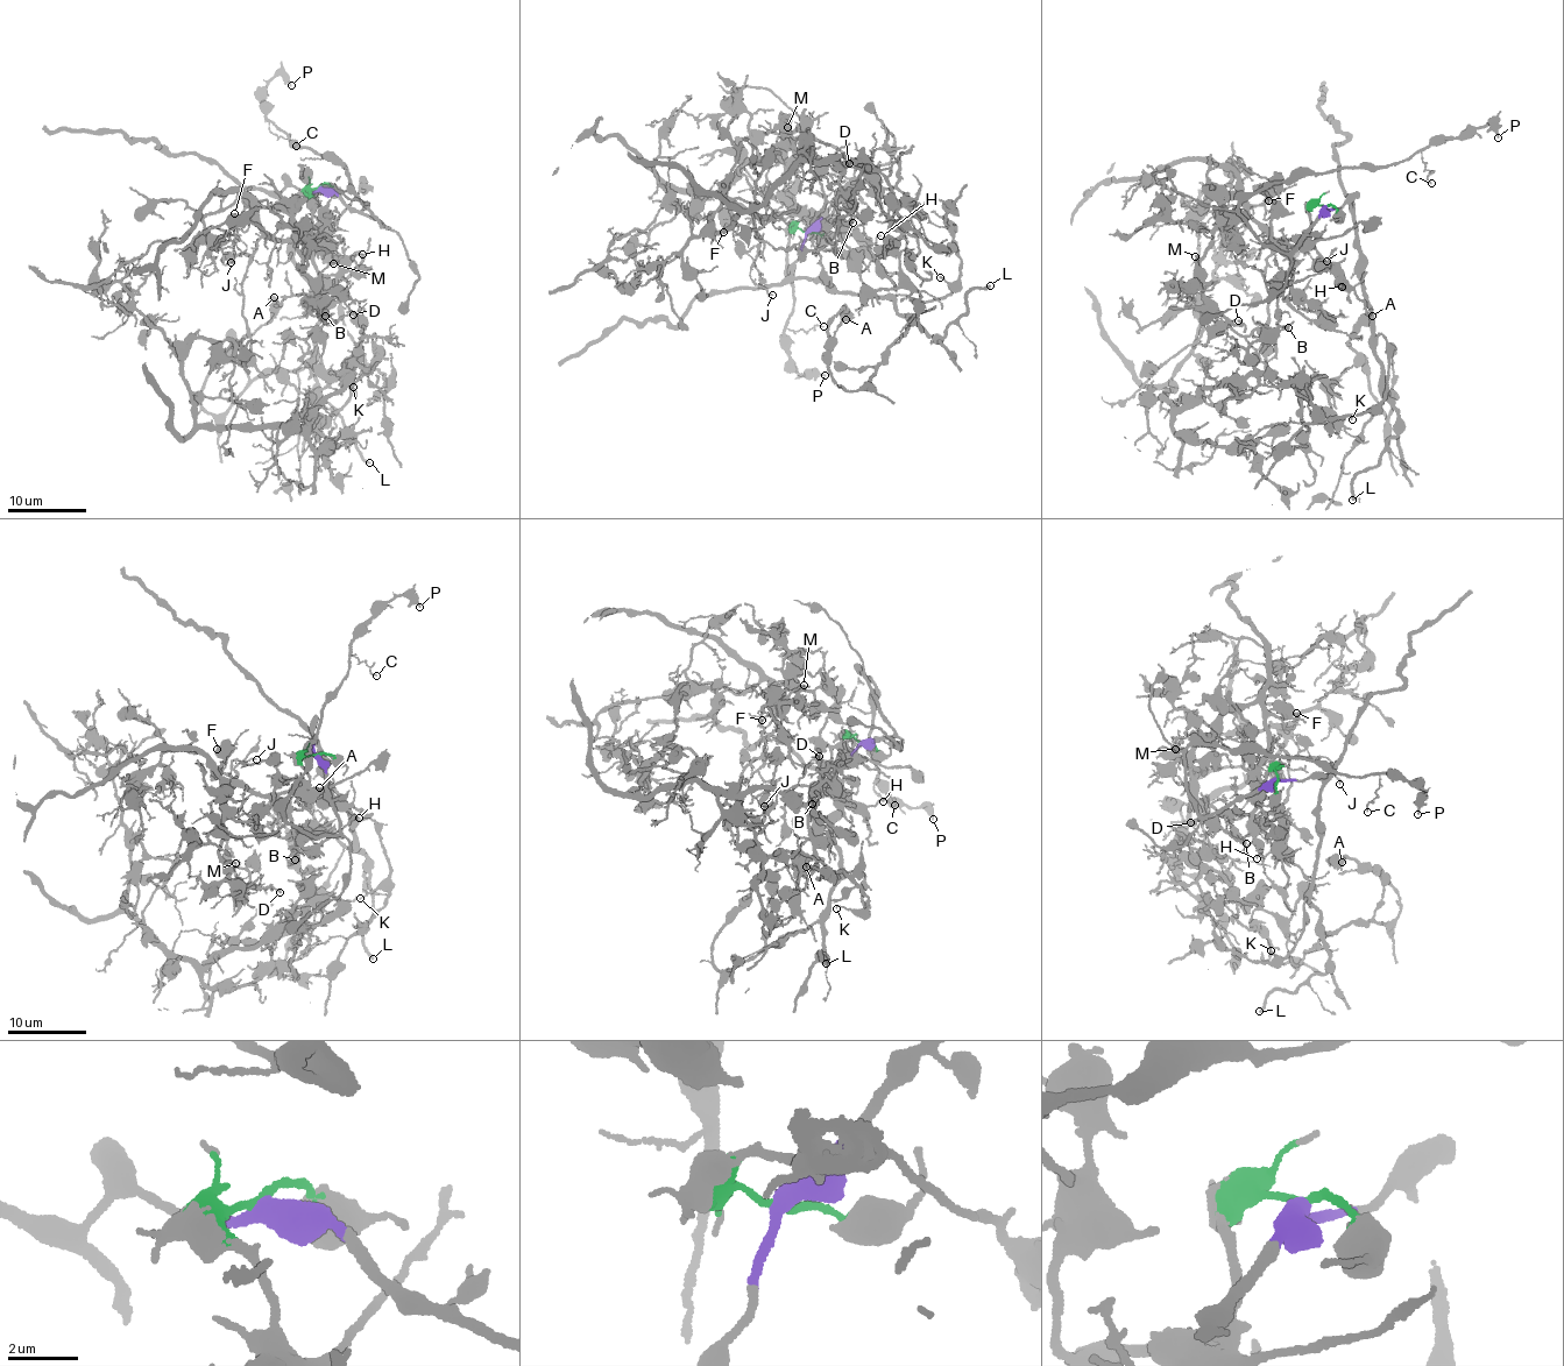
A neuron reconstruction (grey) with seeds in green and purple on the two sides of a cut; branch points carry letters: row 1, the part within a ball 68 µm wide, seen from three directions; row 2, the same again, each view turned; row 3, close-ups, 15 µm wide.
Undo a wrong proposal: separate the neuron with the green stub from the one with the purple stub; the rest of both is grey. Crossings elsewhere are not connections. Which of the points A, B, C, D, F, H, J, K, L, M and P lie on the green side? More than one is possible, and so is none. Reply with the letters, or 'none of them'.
B, D, F, H, J, M

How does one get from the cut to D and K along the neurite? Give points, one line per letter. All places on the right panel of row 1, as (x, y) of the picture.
D: (1325, 207), (1310, 209), (1309, 229), (1279, 240), (1238, 193), (1225, 199), (1201, 261), (1204, 299), (1237, 320)
K: (1325, 207), (1349, 203), (1352, 209), (1361, 290), (1374, 337), (1382, 333), (1387, 340), (1381, 401), (1351, 419)

